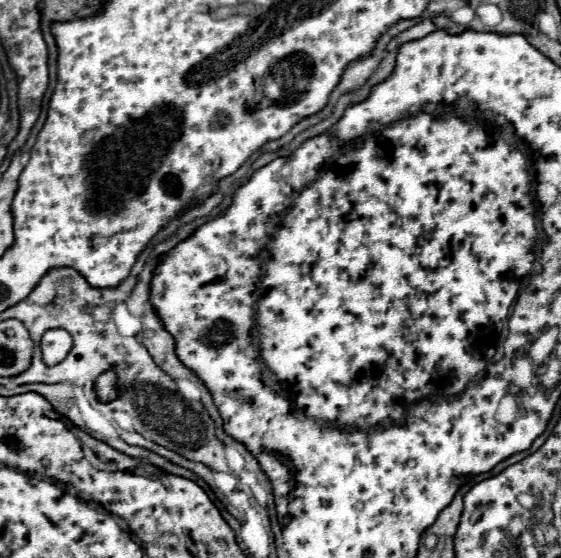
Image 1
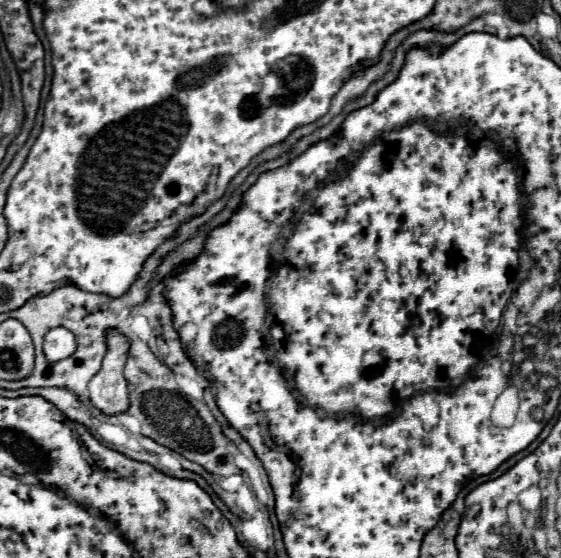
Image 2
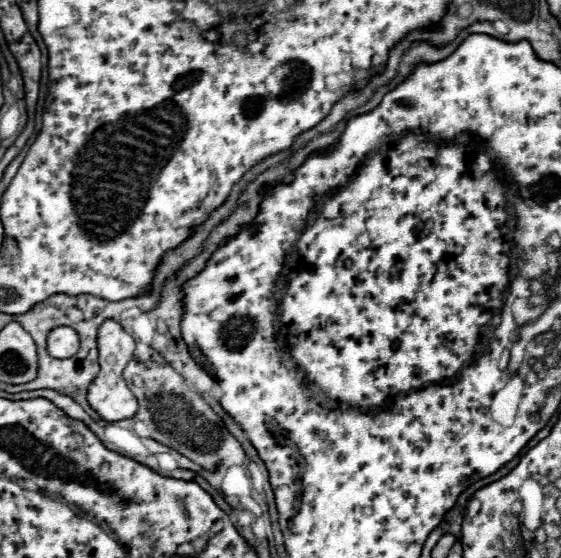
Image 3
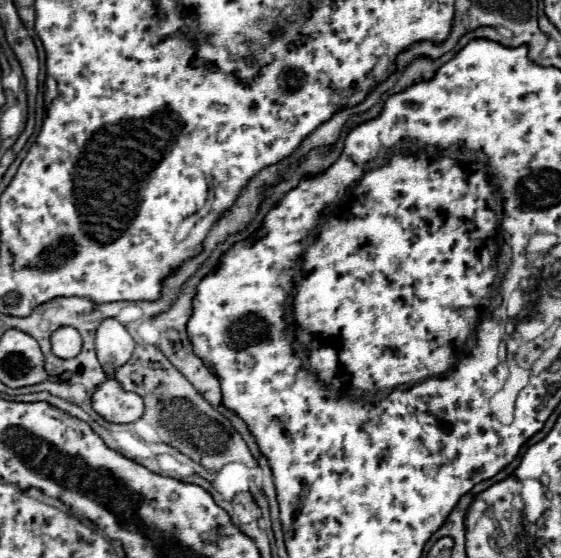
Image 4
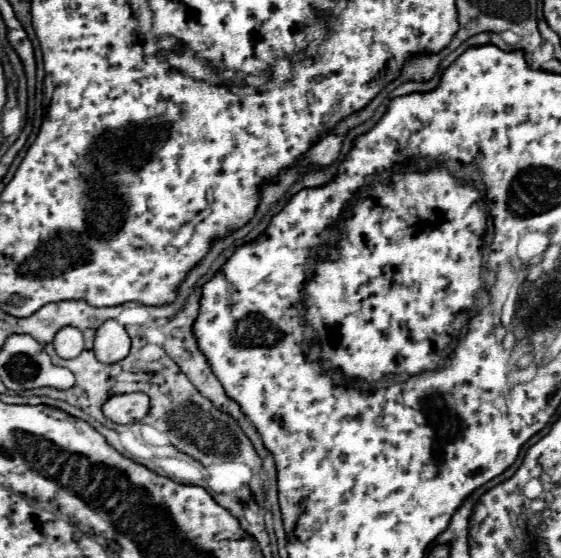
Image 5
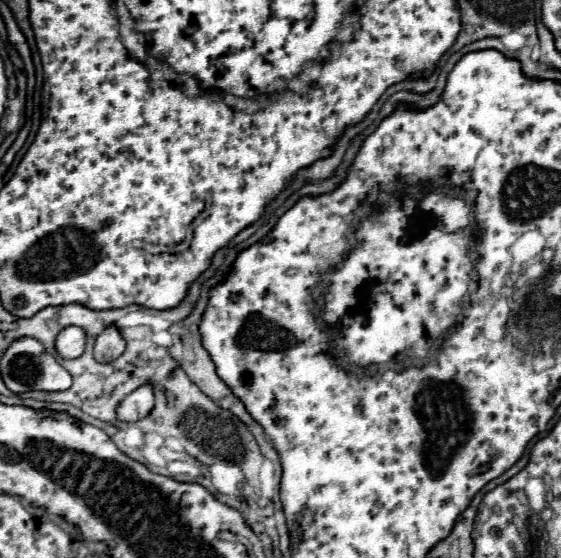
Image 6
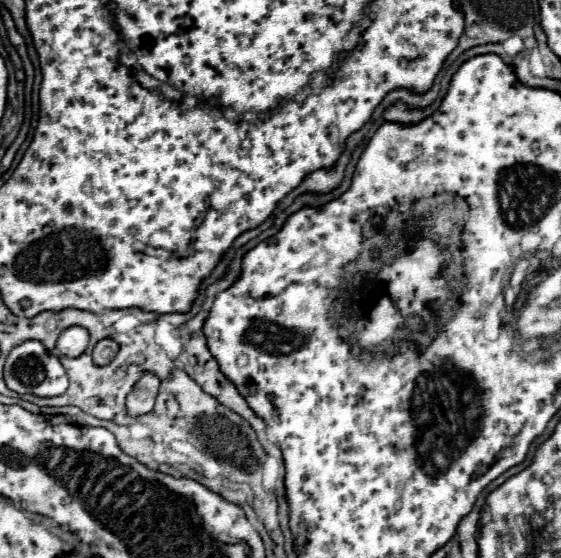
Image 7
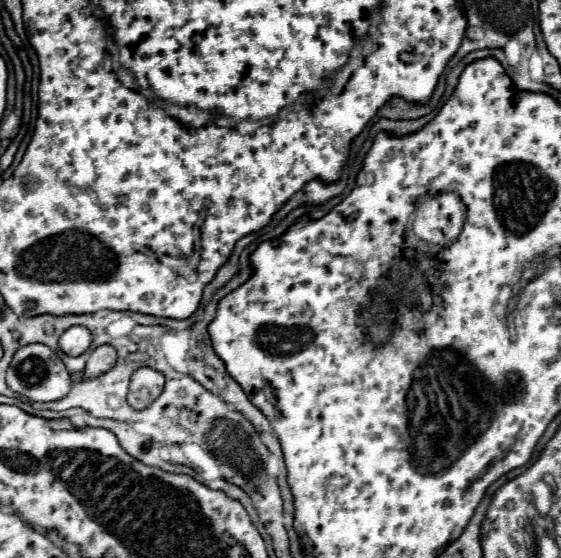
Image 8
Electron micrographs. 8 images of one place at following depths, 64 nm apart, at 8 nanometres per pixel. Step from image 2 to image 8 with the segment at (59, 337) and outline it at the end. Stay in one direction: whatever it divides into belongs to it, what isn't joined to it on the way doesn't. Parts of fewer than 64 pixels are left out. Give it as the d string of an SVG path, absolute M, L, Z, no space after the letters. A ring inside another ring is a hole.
M72 326L60 336L60 350L68 356L80 356L90 348L92 334L84 326Z

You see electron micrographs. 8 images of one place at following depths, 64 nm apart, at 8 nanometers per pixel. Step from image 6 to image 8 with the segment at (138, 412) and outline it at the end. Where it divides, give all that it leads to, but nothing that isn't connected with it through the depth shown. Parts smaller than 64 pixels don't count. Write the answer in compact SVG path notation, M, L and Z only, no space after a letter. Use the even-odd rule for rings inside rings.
M140 368L130 378L128 402L132 408L142 410L160 396L162 388L164 388L164 376L160 372L150 368Z

